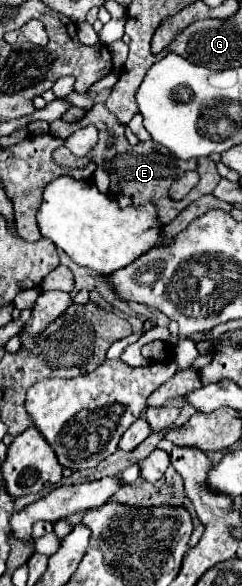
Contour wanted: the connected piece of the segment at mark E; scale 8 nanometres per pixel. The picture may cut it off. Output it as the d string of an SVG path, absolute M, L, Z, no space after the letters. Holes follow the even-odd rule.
M95 104L79 122L83 122L83 126L93 124L99 130L99 142L95 144L95 148L91 150L93 160L97 162L97 166L105 168L105 172L109 172L111 180L115 182L115 176L123 176L119 178L119 192L129 196L133 200L133 204L147 204L153 202L159 208L159 218L169 224L171 220L175 220L179 216L181 210L187 208L187 204L191 204L193 200L185 200L185 202L173 202L169 198L169 186L173 180L177 180L179 176L183 176L183 172L193 170L201 176L201 182L205 182L205 194L213 192L213 188L219 184L221 176L215 170L215 162L211 162L209 158L193 158L193 160L179 160L177 156L169 154L169 150L165 150L165 146L155 144L153 140L149 142L139 142L137 146L131 146L125 138L125 126L121 122L117 122L117 116L111 114L107 110L105 104ZM105 128L113 130L113 148L105 150Z

